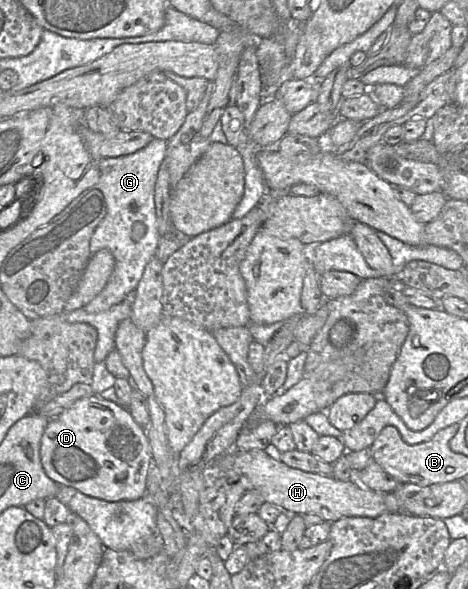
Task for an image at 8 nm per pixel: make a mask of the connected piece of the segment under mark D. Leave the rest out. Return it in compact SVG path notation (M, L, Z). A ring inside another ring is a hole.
M93 393L79 399L58 416L49 419L41 438L40 458L47 476L59 485L108 502L135 501L146 494L152 455L146 429L141 427L127 408Z

